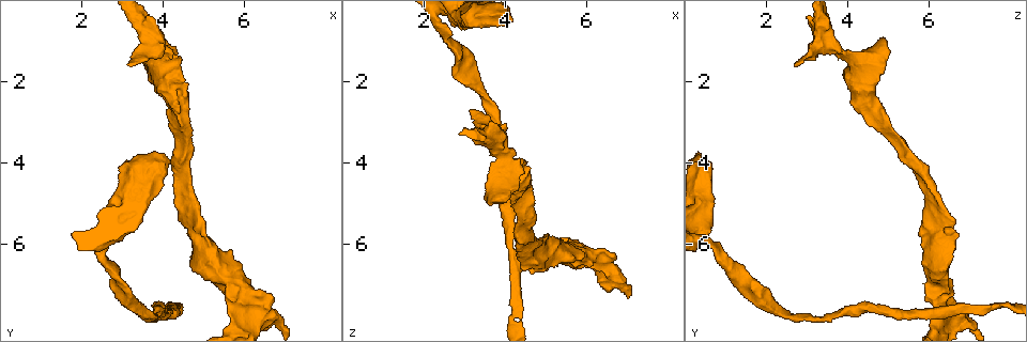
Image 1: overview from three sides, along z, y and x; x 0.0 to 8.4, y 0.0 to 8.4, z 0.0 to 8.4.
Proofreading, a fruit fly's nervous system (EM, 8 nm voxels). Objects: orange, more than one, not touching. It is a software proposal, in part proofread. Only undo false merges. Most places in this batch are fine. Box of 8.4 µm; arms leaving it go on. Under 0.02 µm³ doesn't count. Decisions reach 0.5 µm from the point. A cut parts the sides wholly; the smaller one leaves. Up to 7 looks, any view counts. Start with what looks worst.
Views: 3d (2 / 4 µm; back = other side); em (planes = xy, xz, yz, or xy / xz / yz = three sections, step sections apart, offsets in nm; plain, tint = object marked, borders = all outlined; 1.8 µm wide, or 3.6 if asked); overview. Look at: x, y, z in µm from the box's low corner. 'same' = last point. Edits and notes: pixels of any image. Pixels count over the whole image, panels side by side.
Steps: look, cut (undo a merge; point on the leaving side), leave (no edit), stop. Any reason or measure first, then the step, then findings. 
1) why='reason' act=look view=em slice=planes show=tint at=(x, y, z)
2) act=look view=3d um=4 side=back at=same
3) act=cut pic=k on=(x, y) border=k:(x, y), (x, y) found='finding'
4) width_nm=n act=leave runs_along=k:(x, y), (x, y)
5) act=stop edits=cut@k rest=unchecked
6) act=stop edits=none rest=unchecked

why='calibre changes' act=look view=em slice=planes show=tint at=(2.45, 6.10, 0.75)

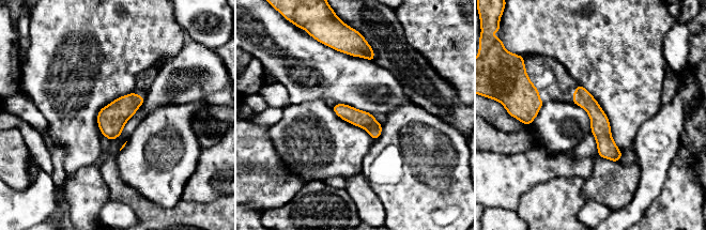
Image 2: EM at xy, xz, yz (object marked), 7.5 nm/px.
act=leave runs_along=2:(579, 88), (617, 158) found='all the same cell'

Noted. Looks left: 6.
why='calibre changes' act=look view=3d um=2 at=(6.35, 7.80, 6.55)

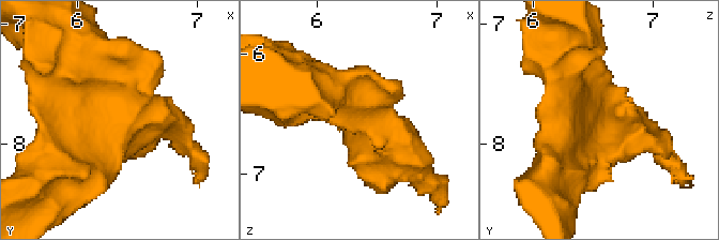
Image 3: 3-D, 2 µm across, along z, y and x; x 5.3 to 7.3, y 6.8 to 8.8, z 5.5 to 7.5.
act=look view=em slice=planes show=tint at=(6.42, 7.74, 6.52)

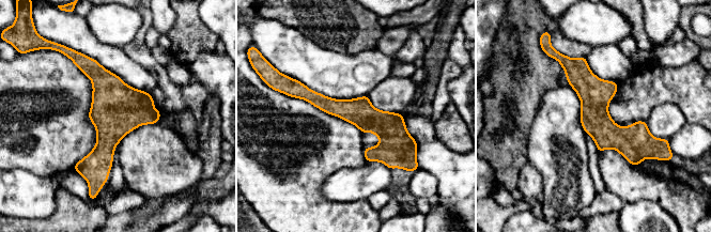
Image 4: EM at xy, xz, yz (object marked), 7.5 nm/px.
act=leave runs_along=4:(296, 91), (413, 142) found='all the same cell'

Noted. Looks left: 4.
why='sudden change in width' act=look view=3d um=2 at=(4.60, 5.40, 6.35)

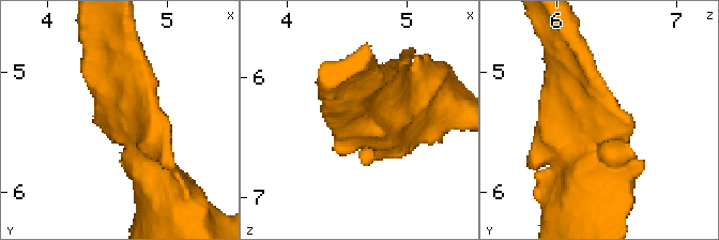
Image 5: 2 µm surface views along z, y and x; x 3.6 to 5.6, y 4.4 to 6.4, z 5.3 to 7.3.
why='need the tissue' act=look view=em slice=planes show=tint at=(4.64, 5.38, 6.36)

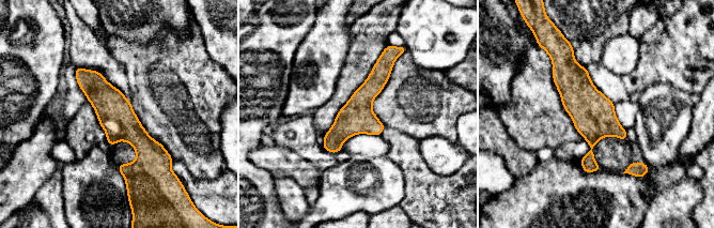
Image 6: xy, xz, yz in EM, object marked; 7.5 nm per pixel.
width_nm=260 act=leave found='one cell here'

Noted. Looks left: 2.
act=stop edits=none rest=unchecked

